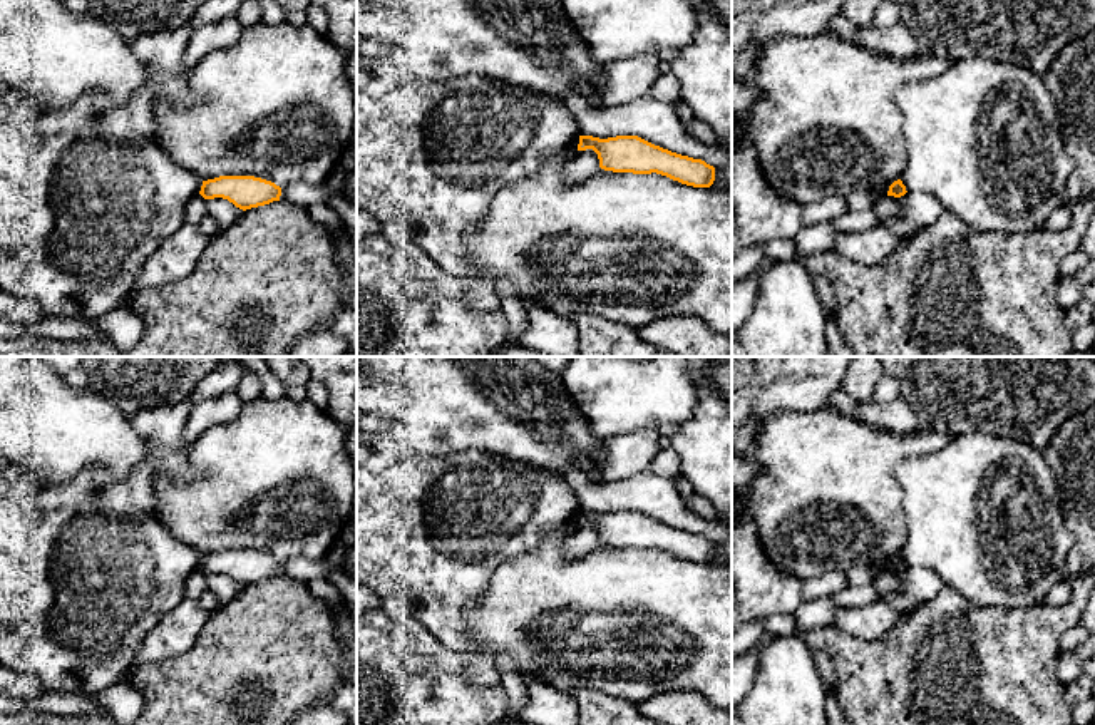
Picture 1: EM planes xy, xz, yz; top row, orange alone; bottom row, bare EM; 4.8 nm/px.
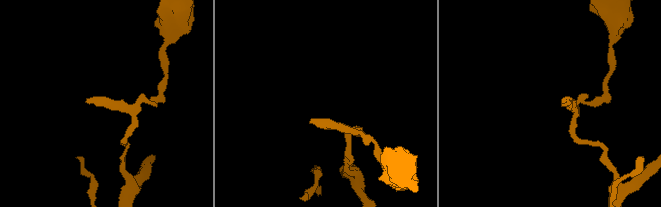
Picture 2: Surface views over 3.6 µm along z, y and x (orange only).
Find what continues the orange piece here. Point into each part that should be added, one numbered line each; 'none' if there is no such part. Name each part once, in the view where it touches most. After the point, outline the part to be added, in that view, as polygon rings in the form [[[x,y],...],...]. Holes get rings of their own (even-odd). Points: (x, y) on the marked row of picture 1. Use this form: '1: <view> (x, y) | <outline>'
none

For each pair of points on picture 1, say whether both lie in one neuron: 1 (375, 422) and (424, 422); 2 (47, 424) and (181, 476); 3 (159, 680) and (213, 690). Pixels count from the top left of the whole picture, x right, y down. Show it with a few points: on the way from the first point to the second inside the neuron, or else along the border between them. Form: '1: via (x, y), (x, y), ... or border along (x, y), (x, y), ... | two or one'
1: border along (374, 412), (390, 422), (390, 432) | two
2: via (81, 429), (99, 434), (121, 451), (148, 457) | one
3: via (173, 689), (200, 690) | one

